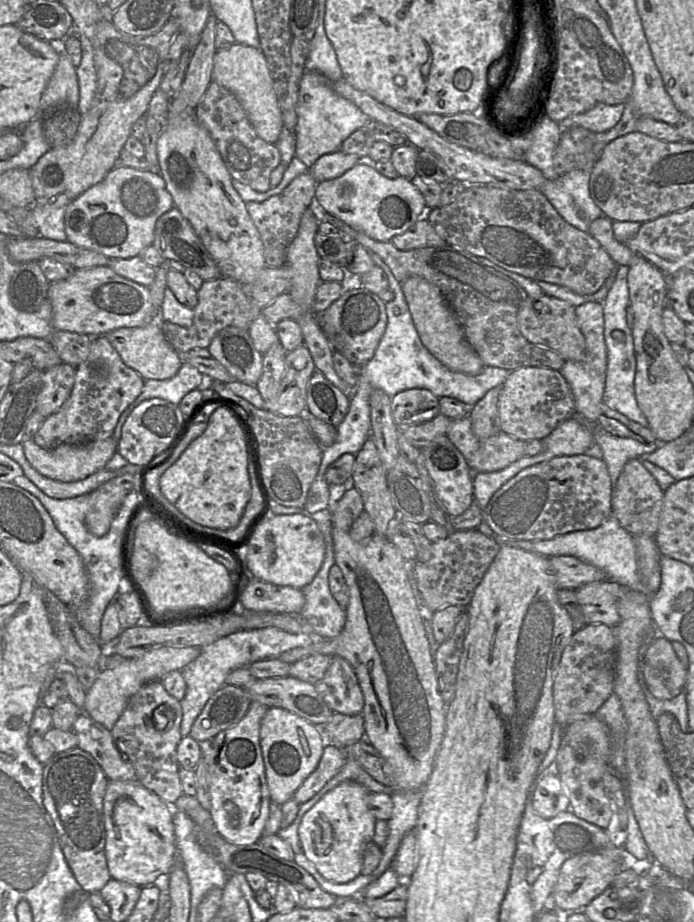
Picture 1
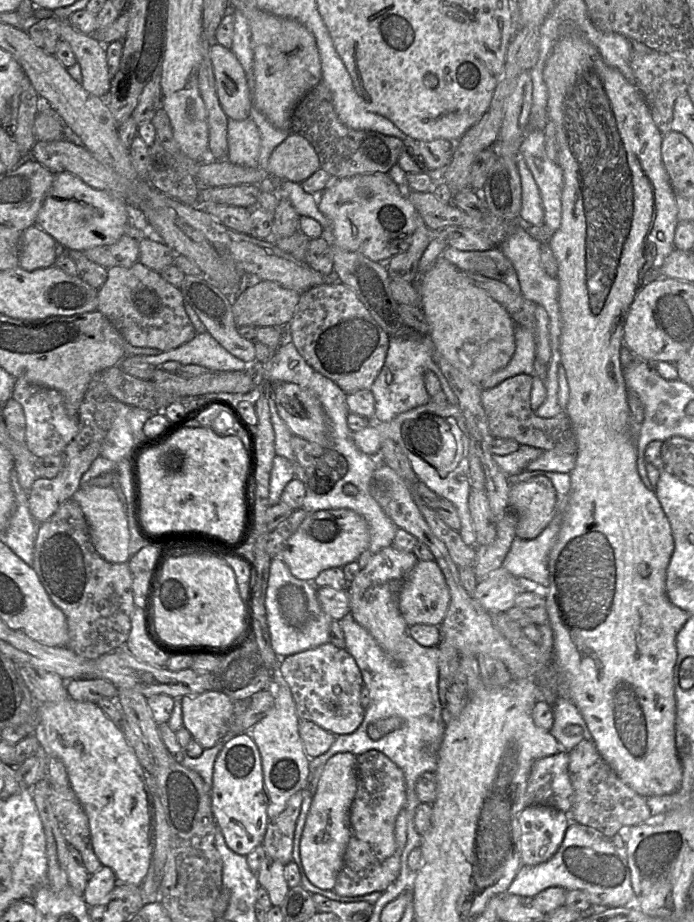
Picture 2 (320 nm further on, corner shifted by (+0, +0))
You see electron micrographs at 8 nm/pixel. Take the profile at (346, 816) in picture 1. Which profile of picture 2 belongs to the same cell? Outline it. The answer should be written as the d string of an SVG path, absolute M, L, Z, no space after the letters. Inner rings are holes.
M340 752L328 759L301 836L300 858L306 876L313 885L323 890L334 888L351 837L349 812L357 788L356 765L357 756L350 752Z

